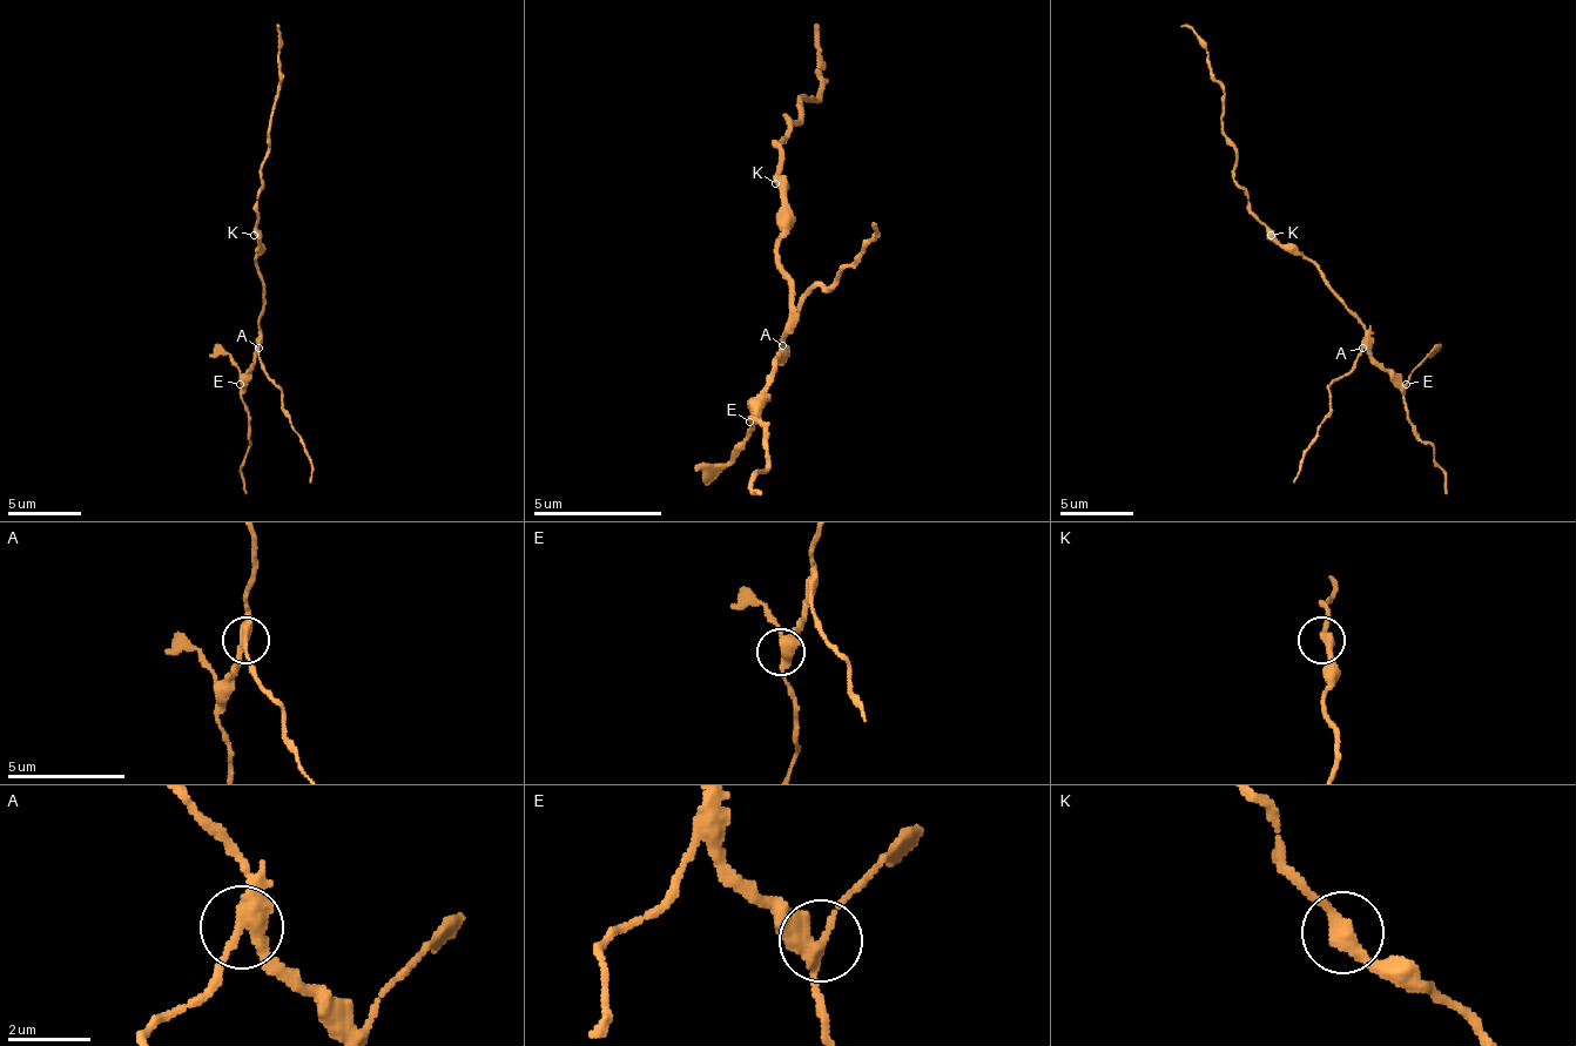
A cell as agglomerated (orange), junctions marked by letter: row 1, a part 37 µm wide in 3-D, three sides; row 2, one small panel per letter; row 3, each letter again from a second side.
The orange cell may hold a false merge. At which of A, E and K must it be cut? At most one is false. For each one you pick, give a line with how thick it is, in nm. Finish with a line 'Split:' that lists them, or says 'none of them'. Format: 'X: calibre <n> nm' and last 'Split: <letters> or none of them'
A: calibre 320 nm
Split: A

